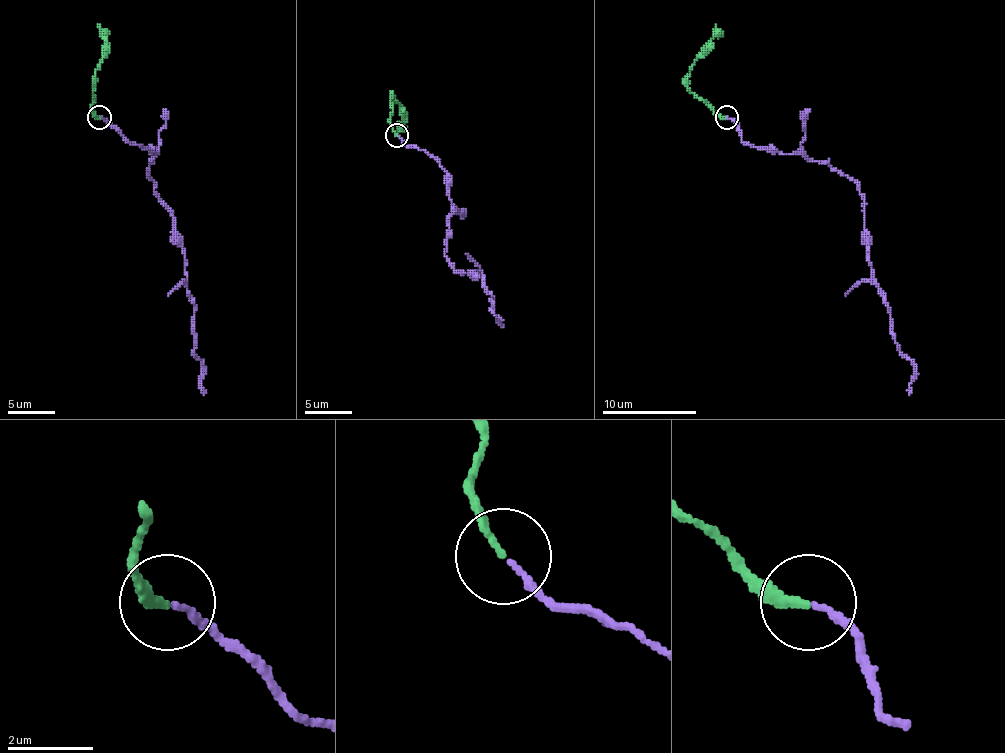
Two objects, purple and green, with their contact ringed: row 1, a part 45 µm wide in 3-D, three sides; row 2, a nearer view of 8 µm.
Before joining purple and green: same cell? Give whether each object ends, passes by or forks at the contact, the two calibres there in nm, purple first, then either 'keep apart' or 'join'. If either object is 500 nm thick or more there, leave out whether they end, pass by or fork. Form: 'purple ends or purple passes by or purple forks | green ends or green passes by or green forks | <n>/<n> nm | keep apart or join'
purple ends | green ends | 150/190 nm | join

